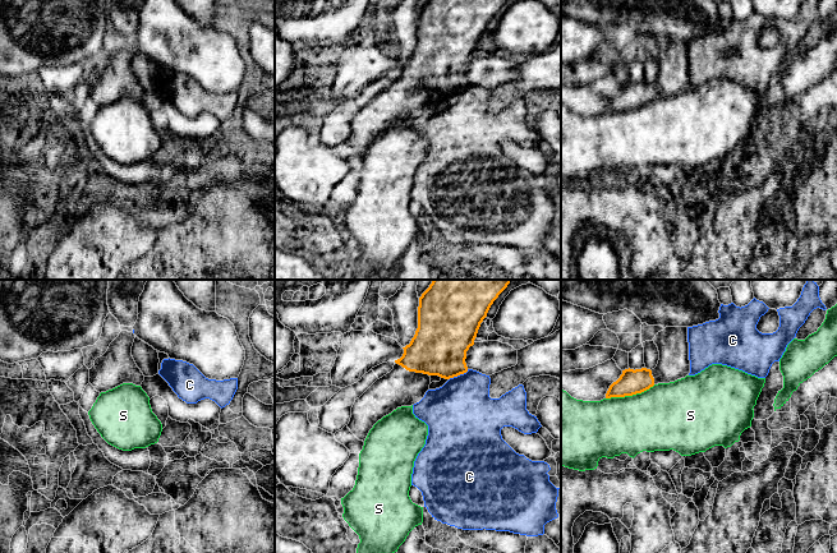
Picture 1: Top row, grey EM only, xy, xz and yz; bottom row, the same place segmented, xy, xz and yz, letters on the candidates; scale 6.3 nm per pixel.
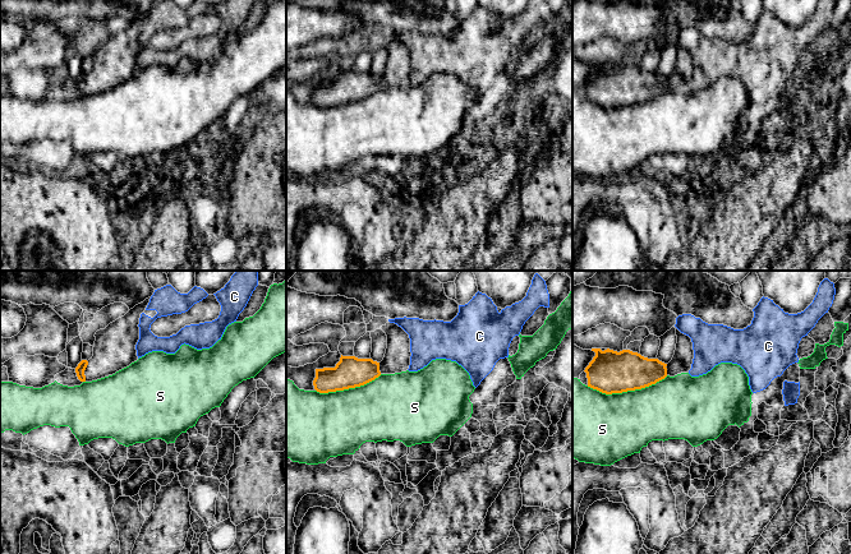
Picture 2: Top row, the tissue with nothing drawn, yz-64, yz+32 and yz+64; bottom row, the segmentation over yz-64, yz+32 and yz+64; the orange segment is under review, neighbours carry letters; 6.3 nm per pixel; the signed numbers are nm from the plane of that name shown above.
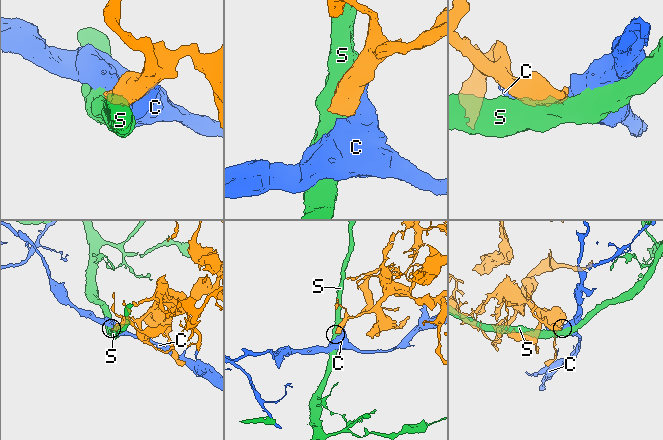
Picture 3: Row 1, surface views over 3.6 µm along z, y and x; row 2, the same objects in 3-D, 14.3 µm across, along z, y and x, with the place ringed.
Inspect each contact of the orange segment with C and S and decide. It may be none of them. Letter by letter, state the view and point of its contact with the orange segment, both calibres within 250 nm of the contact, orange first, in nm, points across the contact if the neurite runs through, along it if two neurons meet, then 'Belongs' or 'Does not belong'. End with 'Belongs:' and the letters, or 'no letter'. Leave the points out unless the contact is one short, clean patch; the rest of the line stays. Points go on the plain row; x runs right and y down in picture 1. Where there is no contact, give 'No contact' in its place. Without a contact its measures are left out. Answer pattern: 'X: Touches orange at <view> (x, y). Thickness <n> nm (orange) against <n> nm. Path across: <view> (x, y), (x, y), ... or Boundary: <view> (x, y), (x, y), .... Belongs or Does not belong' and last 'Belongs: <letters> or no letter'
C: Touches orange at xz (458, 88). Thickness 360 nm (orange) against 420 nm. Does not belong
S: Touches orange at yz (630, 109). Thickness 160 nm (orange) against 400 nm. Does not belong
Belongs: no letter

